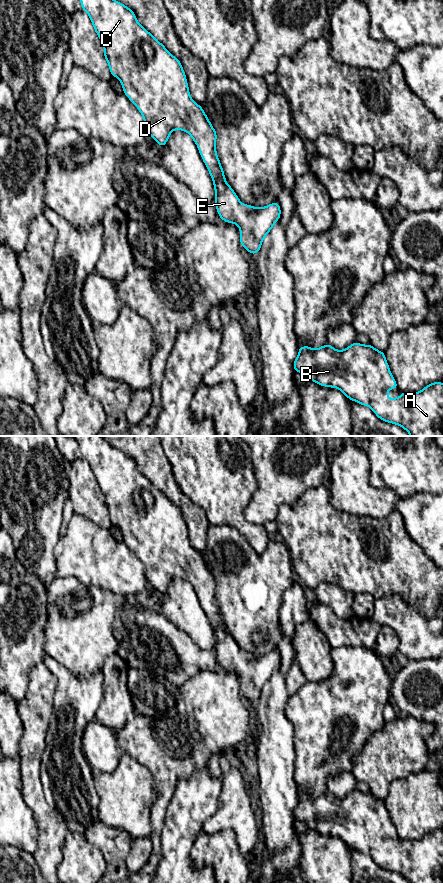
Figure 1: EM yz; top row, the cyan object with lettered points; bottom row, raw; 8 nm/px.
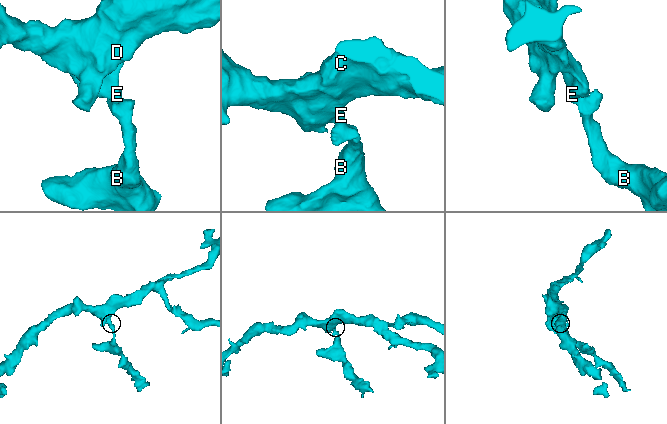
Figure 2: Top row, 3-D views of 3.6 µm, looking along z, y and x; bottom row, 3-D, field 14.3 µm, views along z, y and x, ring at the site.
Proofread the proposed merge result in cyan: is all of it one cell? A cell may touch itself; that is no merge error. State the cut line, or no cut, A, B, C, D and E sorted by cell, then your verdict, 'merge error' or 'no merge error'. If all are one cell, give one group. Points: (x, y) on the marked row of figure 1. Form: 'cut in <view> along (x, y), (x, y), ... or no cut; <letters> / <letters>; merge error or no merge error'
no cut; A B C D E; no merge error

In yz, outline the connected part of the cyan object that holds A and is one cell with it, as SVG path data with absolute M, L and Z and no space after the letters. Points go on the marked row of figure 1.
M354 342L343 350L333 348L329 343L312 349L306 345L298 347L298 356L293 362L296 373L302 373L307 380L320 386L337 388L349 400L372 409L384 422L402 427L410 436L443 436L443 382L433 382L421 391L402 392L398 398L388 397L390 389L398 389L385 353L371 344Z

